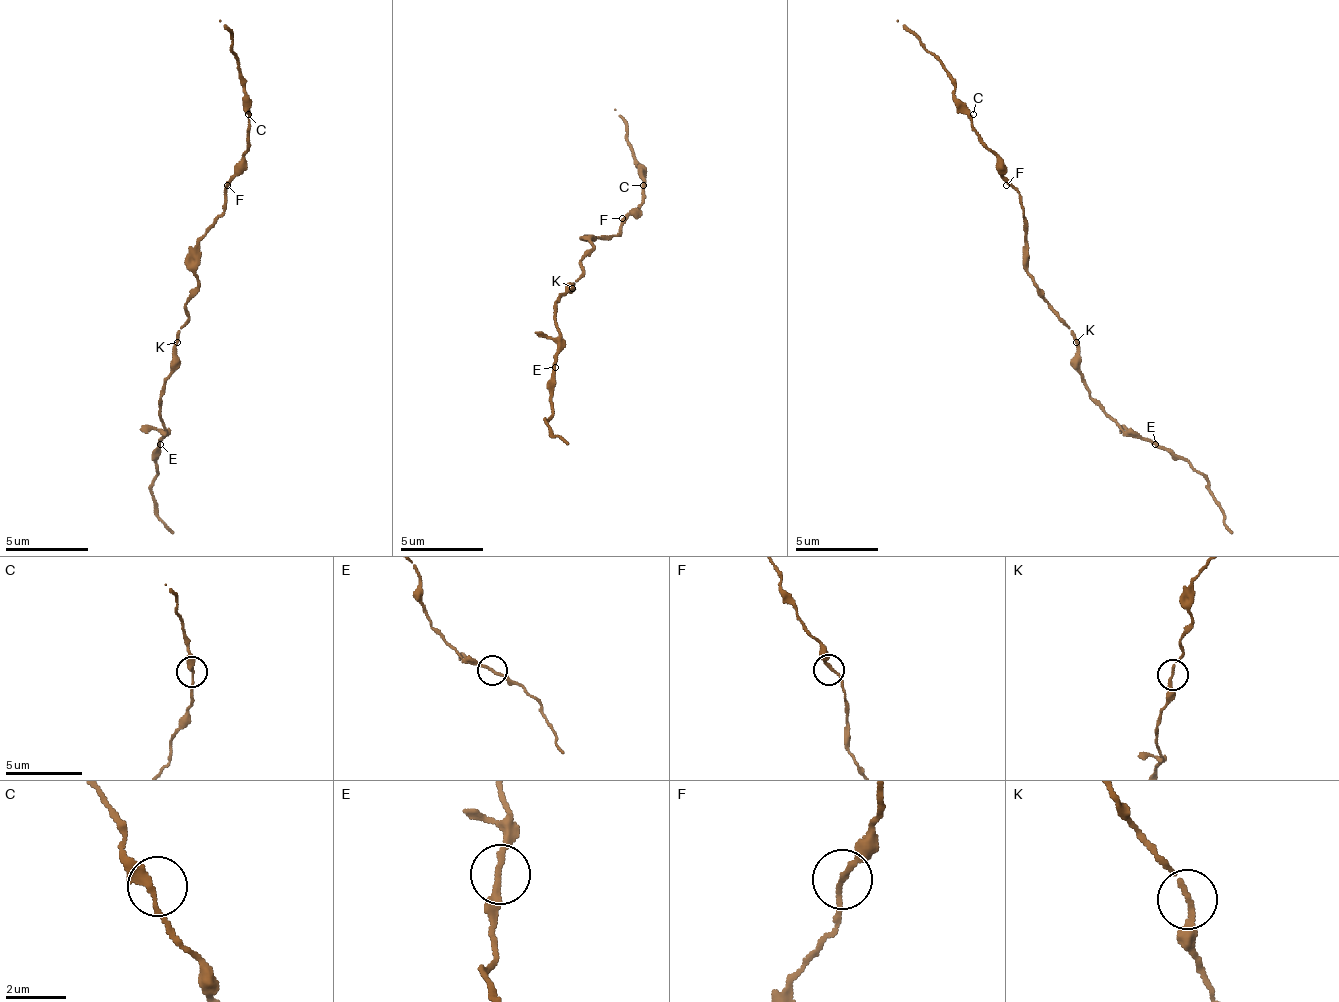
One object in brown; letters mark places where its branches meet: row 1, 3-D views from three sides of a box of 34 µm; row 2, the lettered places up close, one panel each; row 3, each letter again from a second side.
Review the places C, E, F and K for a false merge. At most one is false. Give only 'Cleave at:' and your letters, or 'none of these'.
Cleave at: none of these

